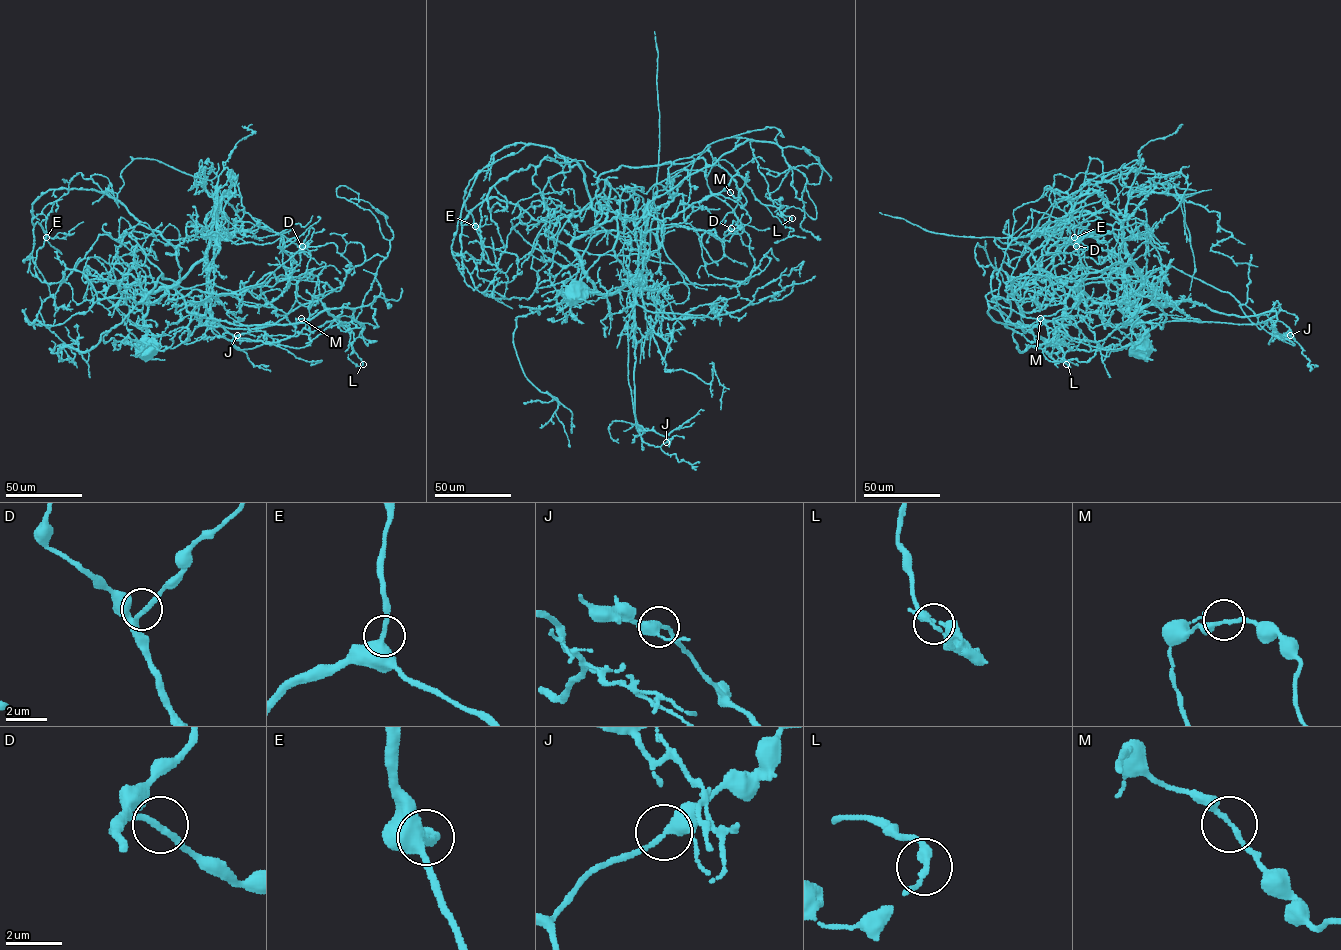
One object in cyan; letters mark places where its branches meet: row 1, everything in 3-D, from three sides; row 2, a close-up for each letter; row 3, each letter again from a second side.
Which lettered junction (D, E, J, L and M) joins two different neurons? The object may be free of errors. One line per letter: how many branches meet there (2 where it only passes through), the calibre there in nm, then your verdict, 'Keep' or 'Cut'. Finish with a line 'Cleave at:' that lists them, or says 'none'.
D: Branches: 2. Thickness 200 nm. Keep
E: Branches: 2. Thickness 320 nm. Keep
J: Branches: 3. Thickness 280 nm. Keep
L: Branches: 2. Thickness 240 nm. Keep
M: Branches: 2. Thickness 170 nm. Keep
Cleave at: none

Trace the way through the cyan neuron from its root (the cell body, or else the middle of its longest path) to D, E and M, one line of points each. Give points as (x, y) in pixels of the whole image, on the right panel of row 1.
D: (1141, 348), (1137, 299), (1153, 291), (1150, 283), (1117, 277), (1077, 283), (1077, 291), (1088, 270), (1076, 246)
E: (1141, 348), (1065, 335), (1069, 288), (1050, 275), (1009, 302), (992, 299), (996, 269), (1027, 282), (1074, 237)
M: (1141, 348), (1070, 337), (1060, 330), (1067, 314), (1057, 321), (1067, 335), (1048, 343), (1041, 318)

